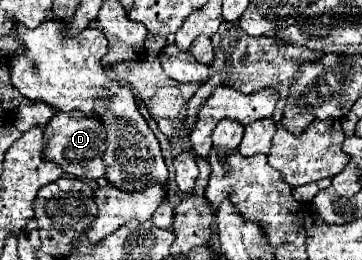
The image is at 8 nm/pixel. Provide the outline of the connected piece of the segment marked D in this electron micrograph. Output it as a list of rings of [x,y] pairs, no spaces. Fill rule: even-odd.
[[[56,112],[44,130],[44,160],[56,162],[64,174],[80,176],[82,180],[94,182],[106,174],[104,160],[100,158],[106,148],[106,132],[100,120],[88,118],[82,112]]]

